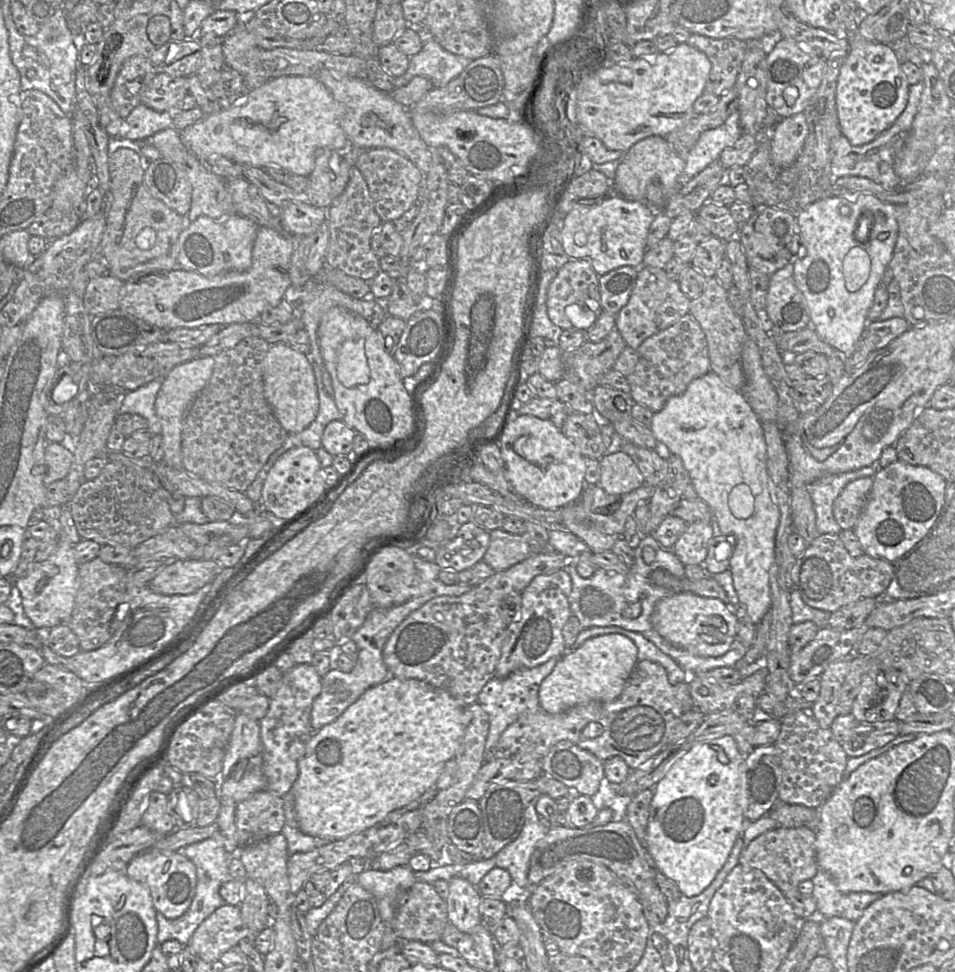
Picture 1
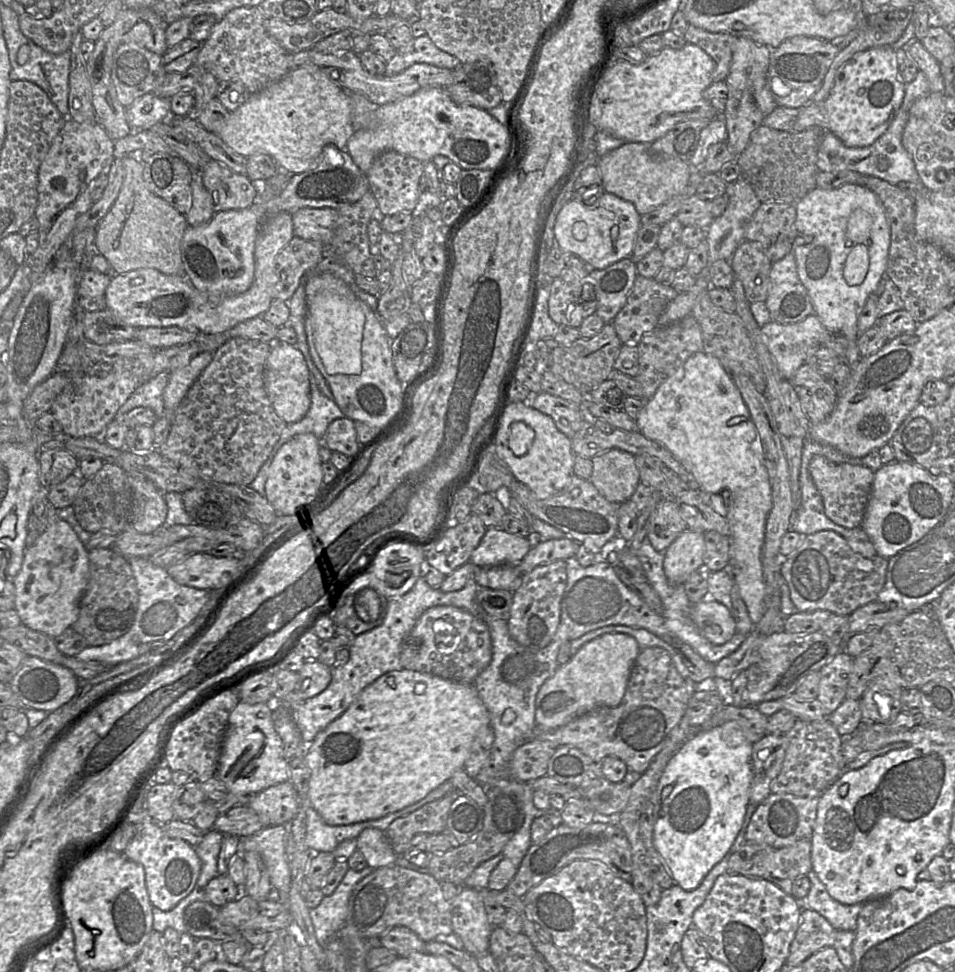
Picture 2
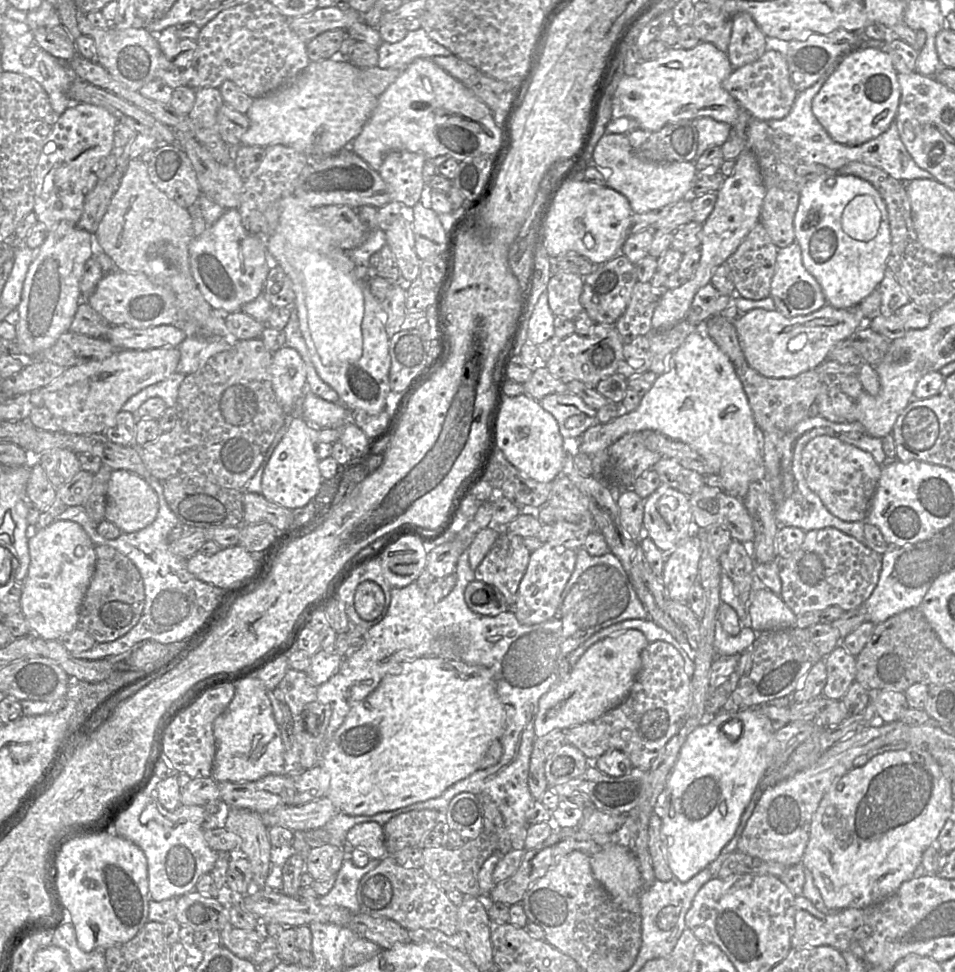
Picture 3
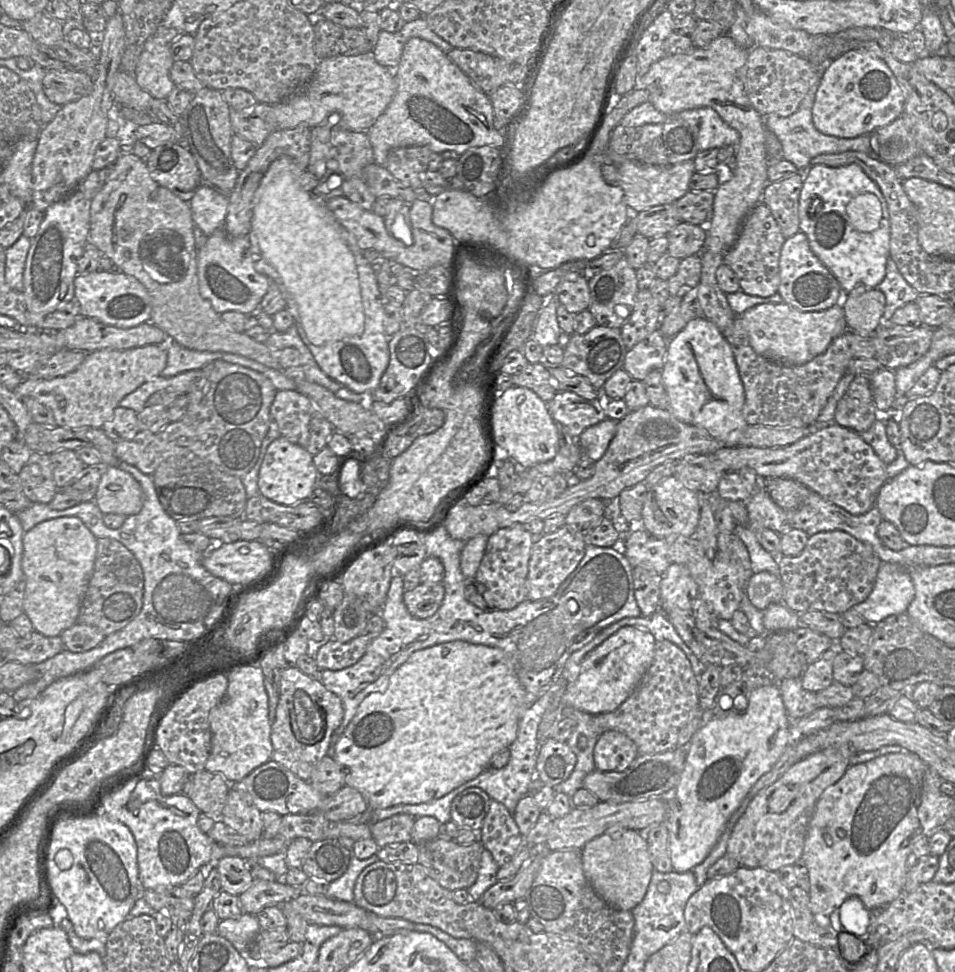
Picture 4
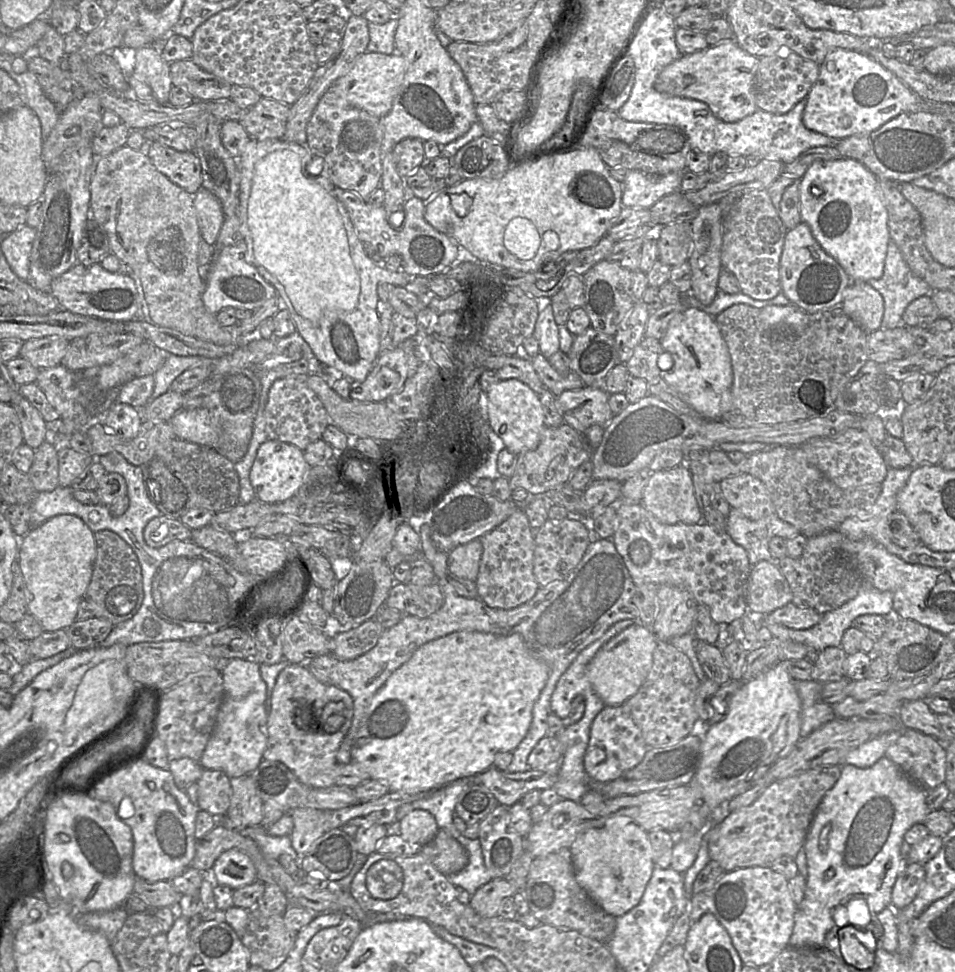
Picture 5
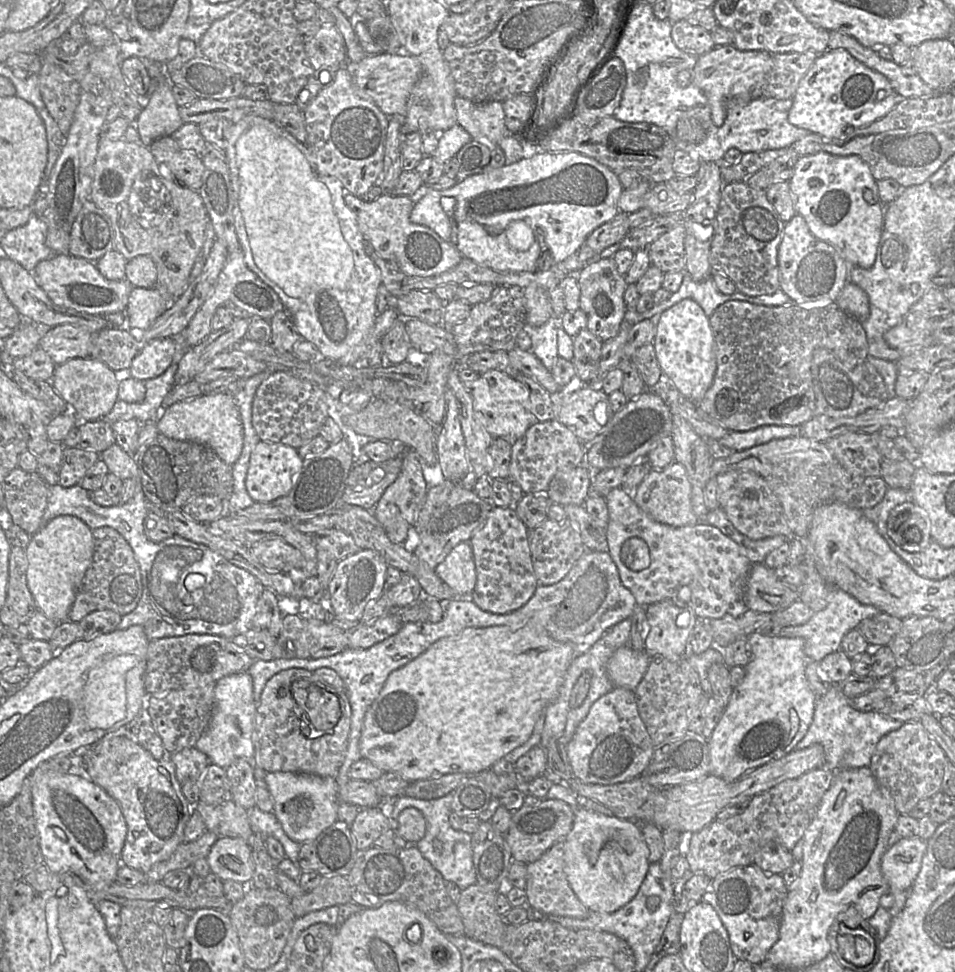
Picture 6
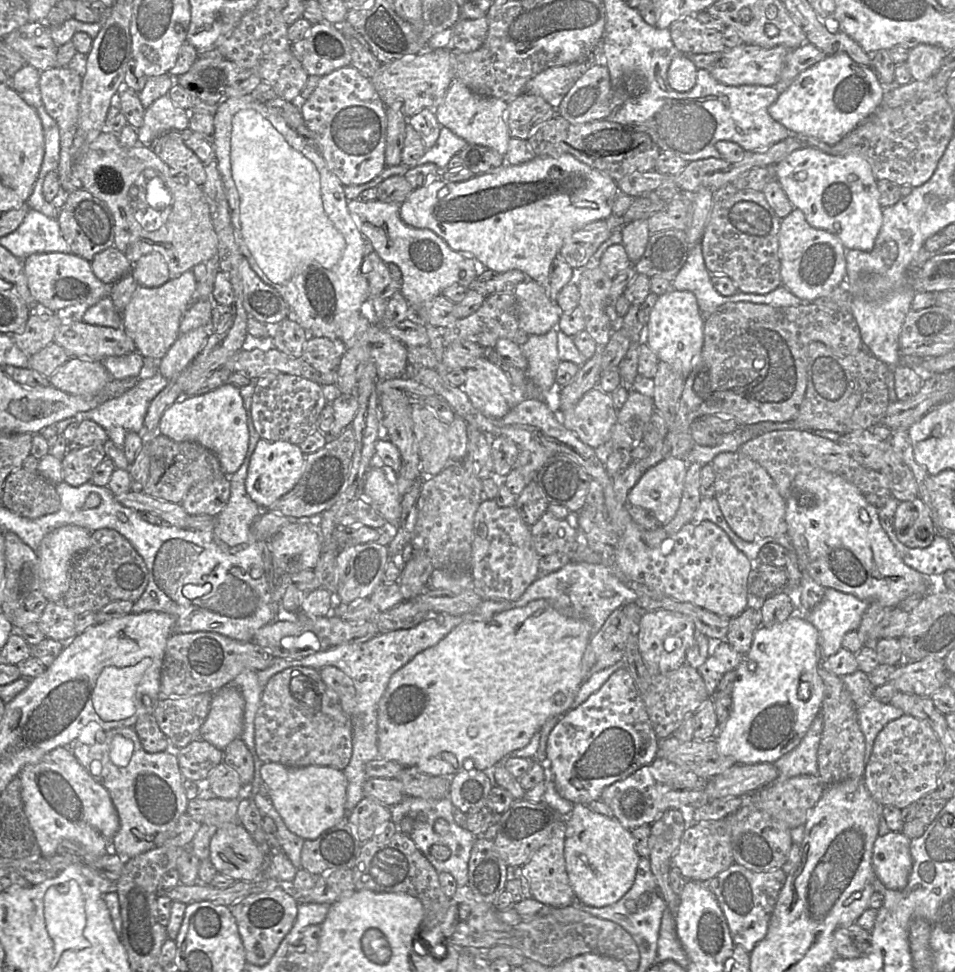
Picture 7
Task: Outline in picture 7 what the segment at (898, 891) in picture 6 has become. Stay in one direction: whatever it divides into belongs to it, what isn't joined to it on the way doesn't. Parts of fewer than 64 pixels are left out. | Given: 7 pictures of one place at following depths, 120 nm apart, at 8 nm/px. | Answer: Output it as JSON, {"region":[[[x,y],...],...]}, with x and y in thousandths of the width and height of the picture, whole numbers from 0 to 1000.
{"region":[[[932,855],[915,866],[913,890],[917,902],[933,916],[946,916],[955,896],[954,863],[943,856]]]}

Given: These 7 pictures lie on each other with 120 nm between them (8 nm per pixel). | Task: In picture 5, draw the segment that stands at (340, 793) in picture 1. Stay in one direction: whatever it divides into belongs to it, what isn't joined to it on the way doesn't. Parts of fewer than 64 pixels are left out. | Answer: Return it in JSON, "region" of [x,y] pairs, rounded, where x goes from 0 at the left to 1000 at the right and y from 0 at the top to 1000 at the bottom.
{"region":[[[480,649],[442,664],[431,676],[415,688],[403,704],[391,716],[383,728],[378,747],[368,771],[369,784],[375,785],[386,796],[387,801],[404,803],[408,815],[437,817],[453,815],[480,801],[498,798],[516,789],[523,776],[536,774],[553,754],[557,743],[560,722],[565,716],[575,697],[575,686],[558,676],[543,651],[520,653],[501,649]]]}

